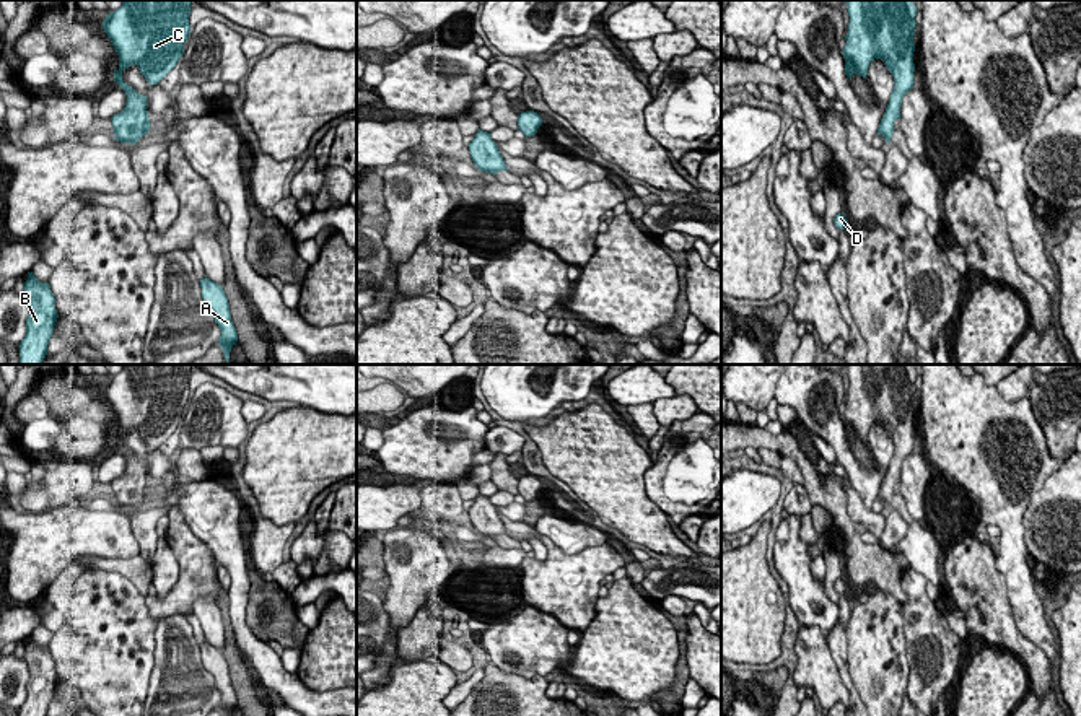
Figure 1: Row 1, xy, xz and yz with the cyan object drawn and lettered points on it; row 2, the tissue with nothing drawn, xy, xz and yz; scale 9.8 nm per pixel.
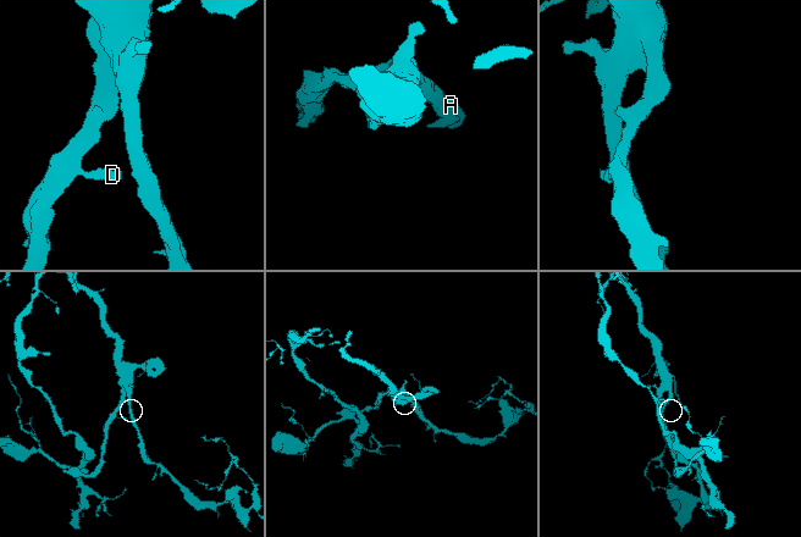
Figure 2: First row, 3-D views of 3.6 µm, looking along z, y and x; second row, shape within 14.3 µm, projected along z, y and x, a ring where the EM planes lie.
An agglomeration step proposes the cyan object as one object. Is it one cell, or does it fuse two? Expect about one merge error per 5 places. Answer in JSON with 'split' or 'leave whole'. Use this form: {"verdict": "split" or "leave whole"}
{"verdict": "leave whole"}

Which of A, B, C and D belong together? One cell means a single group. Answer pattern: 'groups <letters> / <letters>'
groups A B C D

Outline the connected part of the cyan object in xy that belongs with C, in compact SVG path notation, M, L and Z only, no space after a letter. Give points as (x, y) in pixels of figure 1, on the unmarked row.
M122 365L122 371L106 381L103 394L117 420L114 446L125 456L122 477L111 482L114 504L135 509L150 495L147 461L122 444L122 436L137 430L148 449L158 449L177 430L190 399L194 365Z

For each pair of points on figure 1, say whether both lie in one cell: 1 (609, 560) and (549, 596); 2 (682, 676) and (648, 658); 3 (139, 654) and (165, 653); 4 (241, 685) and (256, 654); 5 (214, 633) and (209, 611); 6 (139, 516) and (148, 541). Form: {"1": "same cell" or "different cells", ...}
{"1": "same cell", "2": "different cells", "3": "different cells", "4": "different cells", "5": "same cell", "6": "same cell"}

